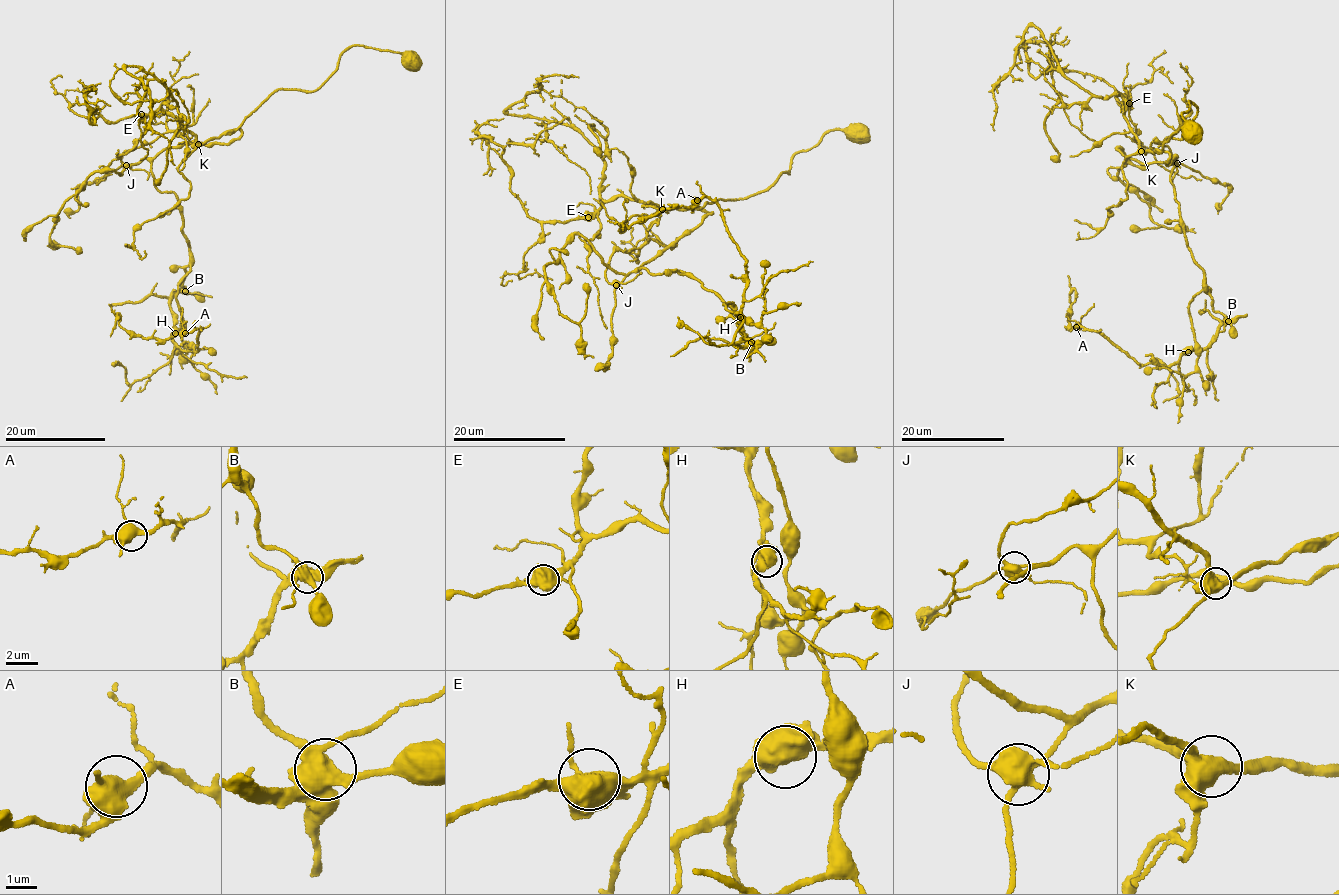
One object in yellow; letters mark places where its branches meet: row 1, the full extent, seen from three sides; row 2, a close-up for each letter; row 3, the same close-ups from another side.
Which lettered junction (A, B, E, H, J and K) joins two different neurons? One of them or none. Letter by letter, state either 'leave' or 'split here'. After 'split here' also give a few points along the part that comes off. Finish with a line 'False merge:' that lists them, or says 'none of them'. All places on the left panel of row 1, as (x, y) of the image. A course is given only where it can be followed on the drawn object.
A: leave
B: split here; foreign part runs (186, 292), (170, 302), (172, 338), (196, 352), (198, 329), (148, 339), (132, 335), (117, 314), (110, 336)
E: leave
H: leave
J: leave
K: leave
False merge: B

